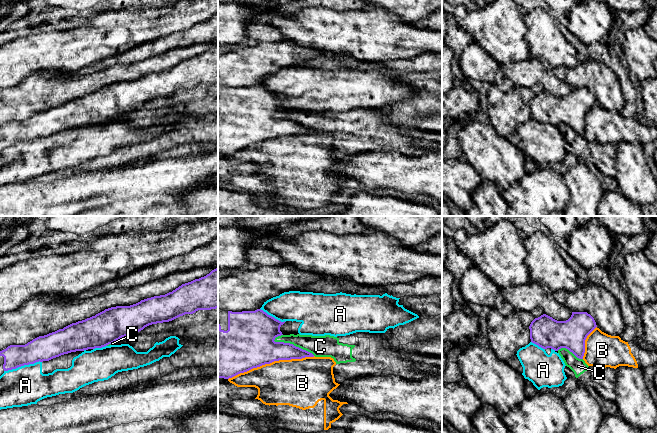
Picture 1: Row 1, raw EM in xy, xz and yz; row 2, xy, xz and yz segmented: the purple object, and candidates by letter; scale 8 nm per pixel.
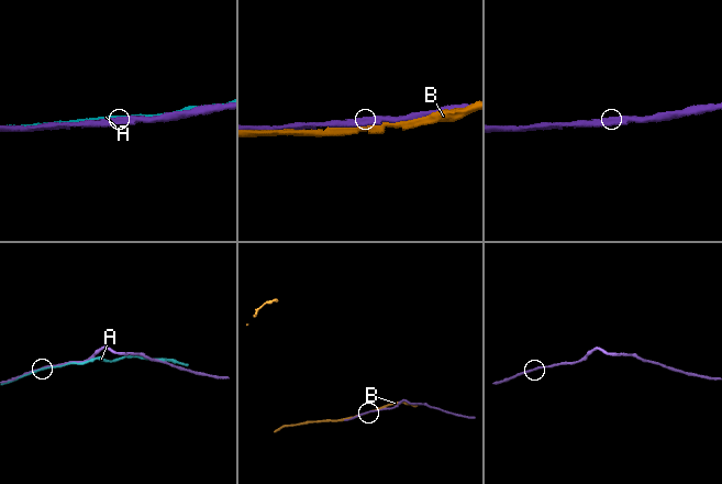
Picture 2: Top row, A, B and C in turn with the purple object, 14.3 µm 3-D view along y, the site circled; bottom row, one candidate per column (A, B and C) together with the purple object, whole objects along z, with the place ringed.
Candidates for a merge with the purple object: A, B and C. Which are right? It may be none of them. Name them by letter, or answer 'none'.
none

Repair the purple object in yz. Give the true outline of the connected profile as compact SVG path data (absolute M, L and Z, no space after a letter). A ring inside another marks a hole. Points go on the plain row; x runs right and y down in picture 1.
M572 88L566 97L557 97L543 90L531 98L530 115L543 125L558 127L566 124L577 134L583 135L585 116L596 103L594 94L587 88Z

